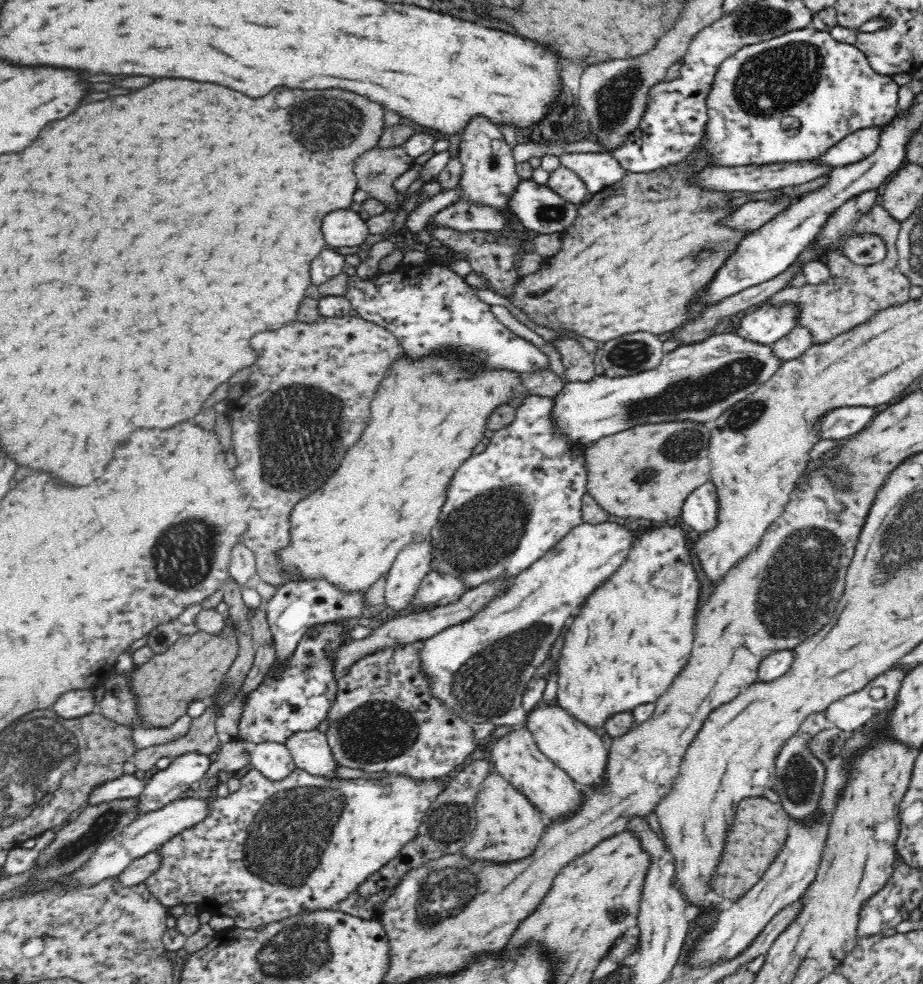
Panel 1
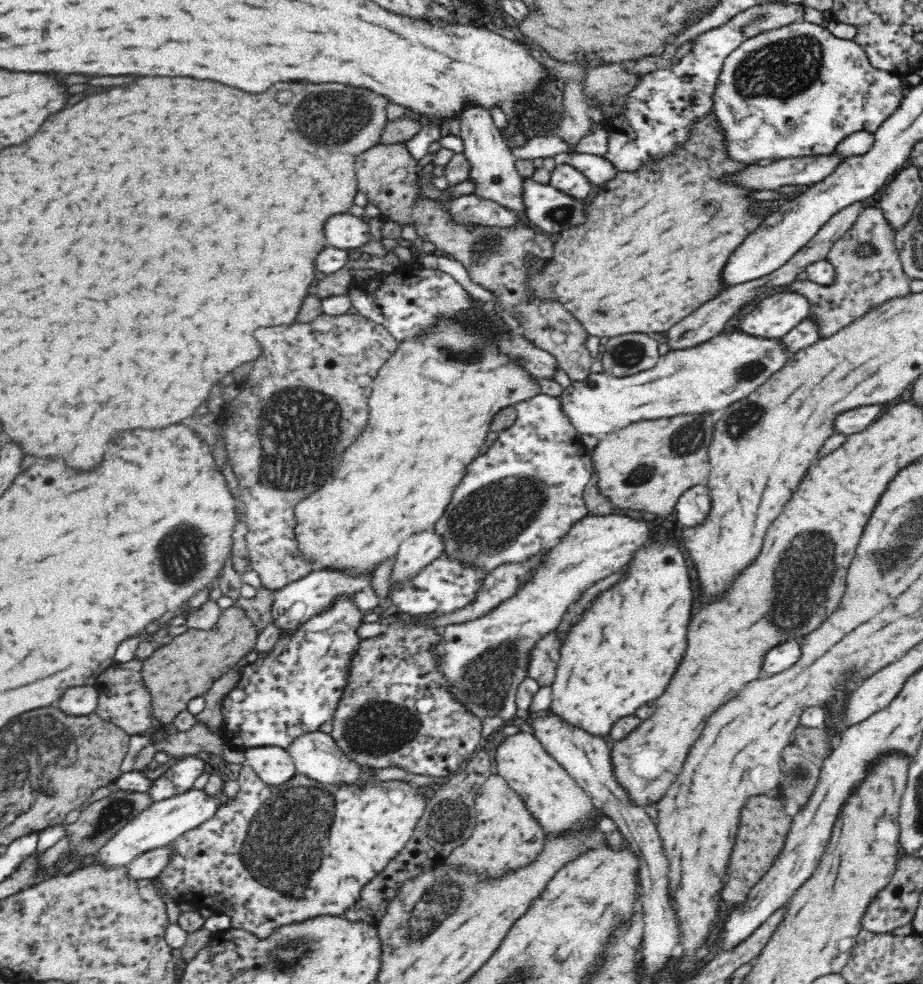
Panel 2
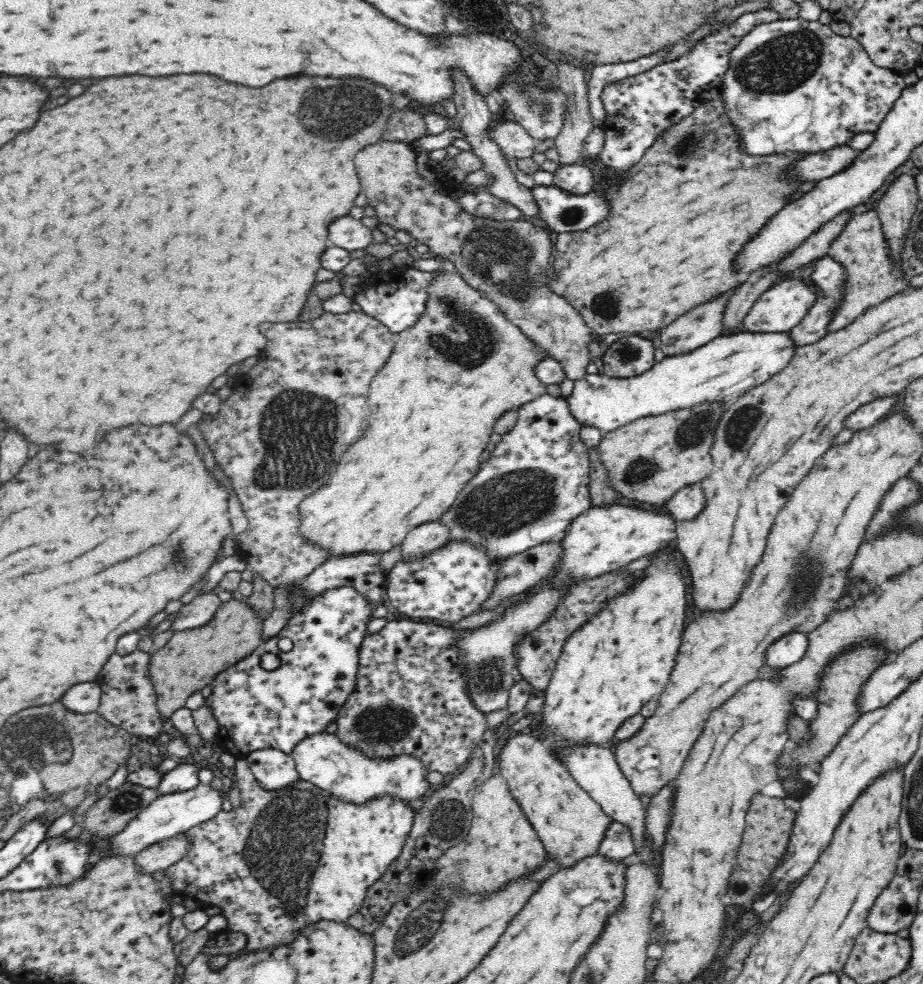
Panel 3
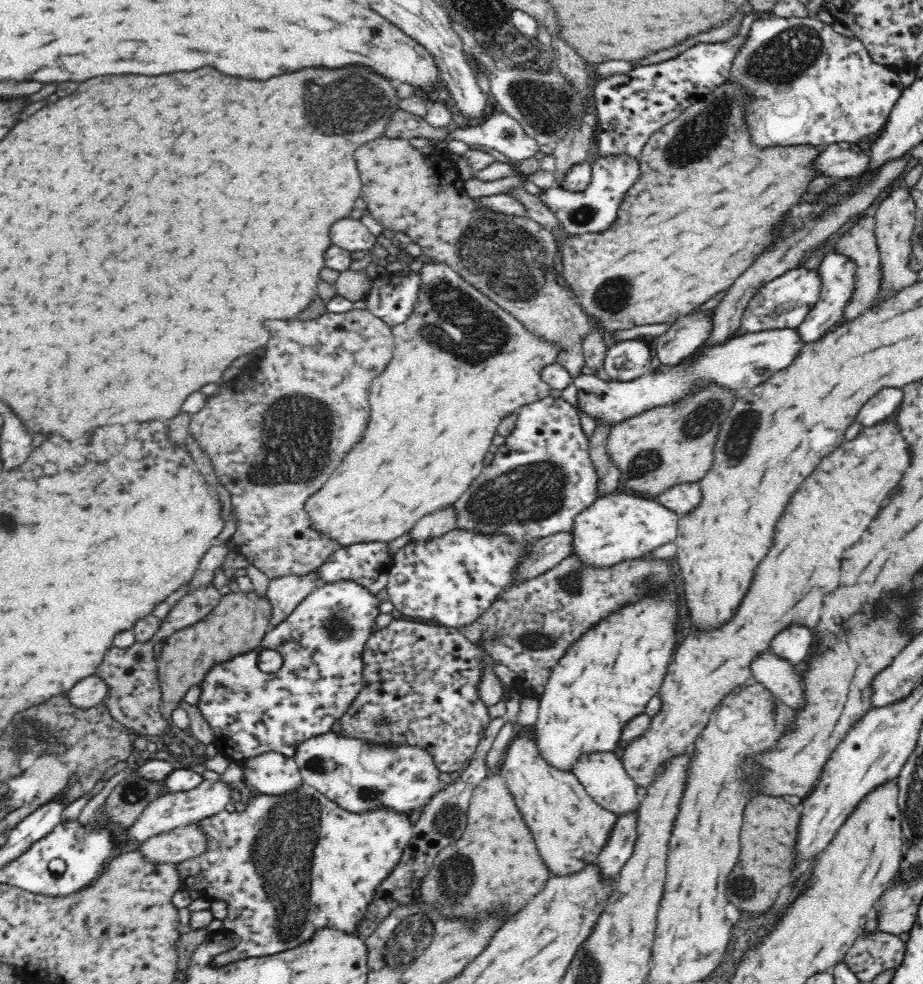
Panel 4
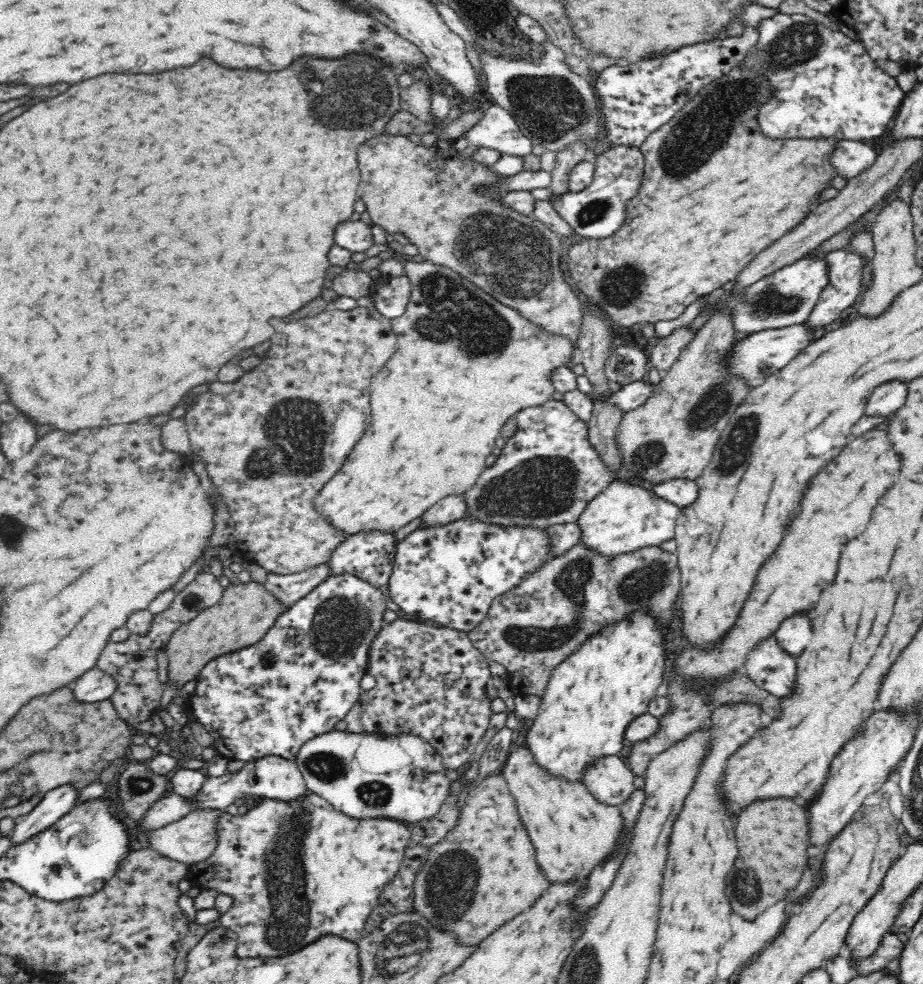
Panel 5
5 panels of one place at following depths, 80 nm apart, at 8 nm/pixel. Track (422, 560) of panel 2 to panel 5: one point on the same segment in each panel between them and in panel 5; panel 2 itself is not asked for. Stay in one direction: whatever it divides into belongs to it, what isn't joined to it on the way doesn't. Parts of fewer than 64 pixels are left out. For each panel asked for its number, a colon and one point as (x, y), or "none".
3: (426, 538)
4: (431, 526)
5: (452, 508)

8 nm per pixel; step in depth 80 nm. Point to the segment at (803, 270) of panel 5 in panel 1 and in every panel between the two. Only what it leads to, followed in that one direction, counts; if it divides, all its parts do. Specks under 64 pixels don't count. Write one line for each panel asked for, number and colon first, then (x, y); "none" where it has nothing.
1: (766, 325)
2: (778, 313)
3: (784, 305)
4: (784, 303)

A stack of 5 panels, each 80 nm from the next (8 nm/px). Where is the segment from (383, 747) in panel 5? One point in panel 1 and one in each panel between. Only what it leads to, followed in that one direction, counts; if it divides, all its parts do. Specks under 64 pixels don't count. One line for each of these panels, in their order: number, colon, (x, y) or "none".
1: (309, 750)
2: (315, 754)
3: (321, 758)
4: (358, 776)

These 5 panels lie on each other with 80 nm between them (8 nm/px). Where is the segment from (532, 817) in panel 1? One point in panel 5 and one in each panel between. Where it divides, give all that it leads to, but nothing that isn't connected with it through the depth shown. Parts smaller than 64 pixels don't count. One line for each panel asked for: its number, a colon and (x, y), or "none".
2: (506, 836)
3: (501, 845)
4: (495, 864)
5: (489, 848)

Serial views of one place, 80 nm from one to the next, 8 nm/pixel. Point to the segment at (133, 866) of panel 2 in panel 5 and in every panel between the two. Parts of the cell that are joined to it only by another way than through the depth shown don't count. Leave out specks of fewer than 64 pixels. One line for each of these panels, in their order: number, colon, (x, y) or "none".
3: (158, 857)
4: (175, 846)
5: (192, 838)

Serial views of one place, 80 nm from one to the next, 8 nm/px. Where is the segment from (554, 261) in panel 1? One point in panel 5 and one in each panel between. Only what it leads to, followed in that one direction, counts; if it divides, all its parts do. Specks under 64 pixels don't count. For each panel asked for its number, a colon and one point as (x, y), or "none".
2: (652, 247)
3: (662, 251)
4: (668, 251)
5: (670, 251)

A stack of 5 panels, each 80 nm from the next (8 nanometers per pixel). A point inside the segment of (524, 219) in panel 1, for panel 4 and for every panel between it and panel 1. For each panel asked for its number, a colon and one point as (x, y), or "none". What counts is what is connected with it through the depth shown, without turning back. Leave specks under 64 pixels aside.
2: (545, 206)
3: (560, 211)
4: (593, 210)

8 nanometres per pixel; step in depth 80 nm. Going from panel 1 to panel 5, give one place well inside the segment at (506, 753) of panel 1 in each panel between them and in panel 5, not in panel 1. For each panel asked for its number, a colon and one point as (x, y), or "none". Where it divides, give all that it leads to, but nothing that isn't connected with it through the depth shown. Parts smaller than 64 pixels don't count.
2: (560, 804)
3: (570, 823)
4: (570, 829)
5: (572, 831)

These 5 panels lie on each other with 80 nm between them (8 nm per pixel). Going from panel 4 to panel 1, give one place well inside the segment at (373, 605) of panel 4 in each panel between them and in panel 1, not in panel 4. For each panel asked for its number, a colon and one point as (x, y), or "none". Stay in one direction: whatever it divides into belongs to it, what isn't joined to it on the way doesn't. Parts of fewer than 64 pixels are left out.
1: (298, 699)
2: (291, 691)
3: (256, 709)

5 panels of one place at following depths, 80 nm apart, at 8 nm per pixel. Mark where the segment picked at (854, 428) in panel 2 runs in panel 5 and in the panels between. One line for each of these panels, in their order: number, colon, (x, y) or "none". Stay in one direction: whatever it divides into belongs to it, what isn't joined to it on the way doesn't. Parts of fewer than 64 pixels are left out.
3: (869, 414)
4: (886, 403)
5: (886, 399)

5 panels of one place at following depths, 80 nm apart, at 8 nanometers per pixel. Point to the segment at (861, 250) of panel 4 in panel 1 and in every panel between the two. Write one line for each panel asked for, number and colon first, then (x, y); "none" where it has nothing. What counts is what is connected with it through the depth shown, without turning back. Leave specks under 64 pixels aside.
1: (852, 295)
2: (861, 284)
3: (872, 275)

